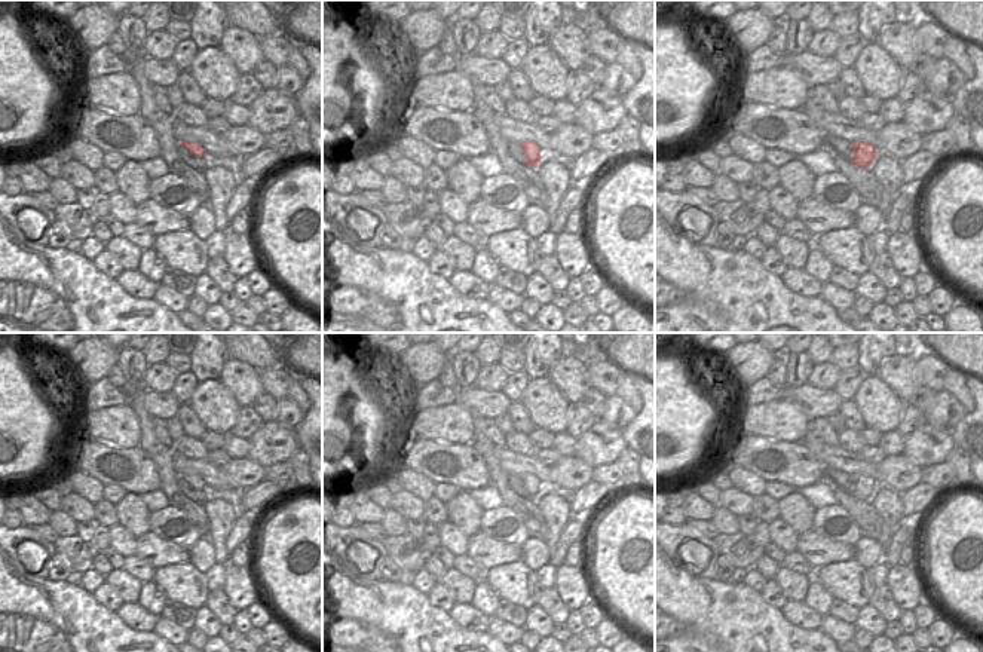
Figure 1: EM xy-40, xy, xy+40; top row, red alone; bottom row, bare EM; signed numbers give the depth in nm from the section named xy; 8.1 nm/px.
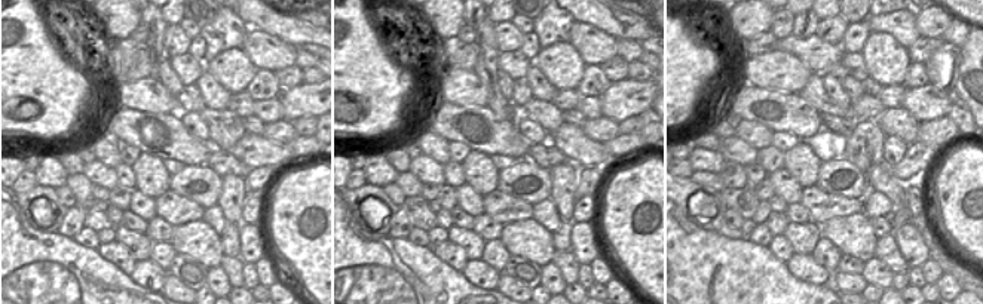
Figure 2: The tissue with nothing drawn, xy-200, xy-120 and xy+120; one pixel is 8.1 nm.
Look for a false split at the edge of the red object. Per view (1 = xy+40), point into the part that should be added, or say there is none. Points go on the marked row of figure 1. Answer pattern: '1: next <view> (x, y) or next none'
1: next none

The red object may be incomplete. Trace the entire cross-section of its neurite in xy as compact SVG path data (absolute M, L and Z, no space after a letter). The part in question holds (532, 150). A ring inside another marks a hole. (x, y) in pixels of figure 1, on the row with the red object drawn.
M521 141L520 144L523 147L526 157L527 157L527 162L523 165L532 165L532 166L538 168L538 165L542 162L541 160L541 150L542 149L532 141Z

